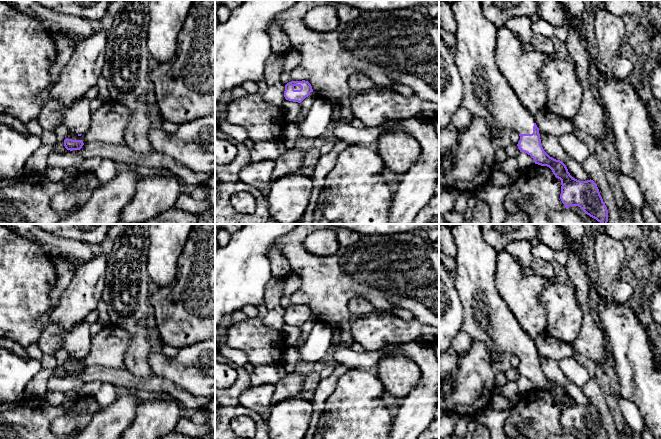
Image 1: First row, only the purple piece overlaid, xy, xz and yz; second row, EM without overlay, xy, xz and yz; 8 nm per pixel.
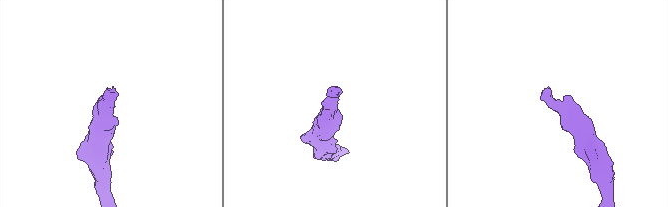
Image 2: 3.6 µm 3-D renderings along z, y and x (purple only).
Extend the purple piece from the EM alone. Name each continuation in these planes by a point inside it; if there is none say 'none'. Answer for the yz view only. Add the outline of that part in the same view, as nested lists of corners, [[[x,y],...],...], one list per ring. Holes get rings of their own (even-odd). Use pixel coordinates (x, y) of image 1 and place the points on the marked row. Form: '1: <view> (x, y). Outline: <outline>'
1: yz (486, 93). Outline: [[[457,0],[452,6],[457,25],[457,47],[453,52],[463,80],[463,101],[474,118],[484,118],[491,127],[532,134],[535,118],[524,107],[496,64],[497,27],[483,14],[480,0]]]

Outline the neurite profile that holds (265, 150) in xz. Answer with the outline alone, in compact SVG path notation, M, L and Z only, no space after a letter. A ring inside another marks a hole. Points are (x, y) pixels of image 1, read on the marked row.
M282 140L255 142L250 149L250 158L253 162L262 160L275 161L286 152Z

